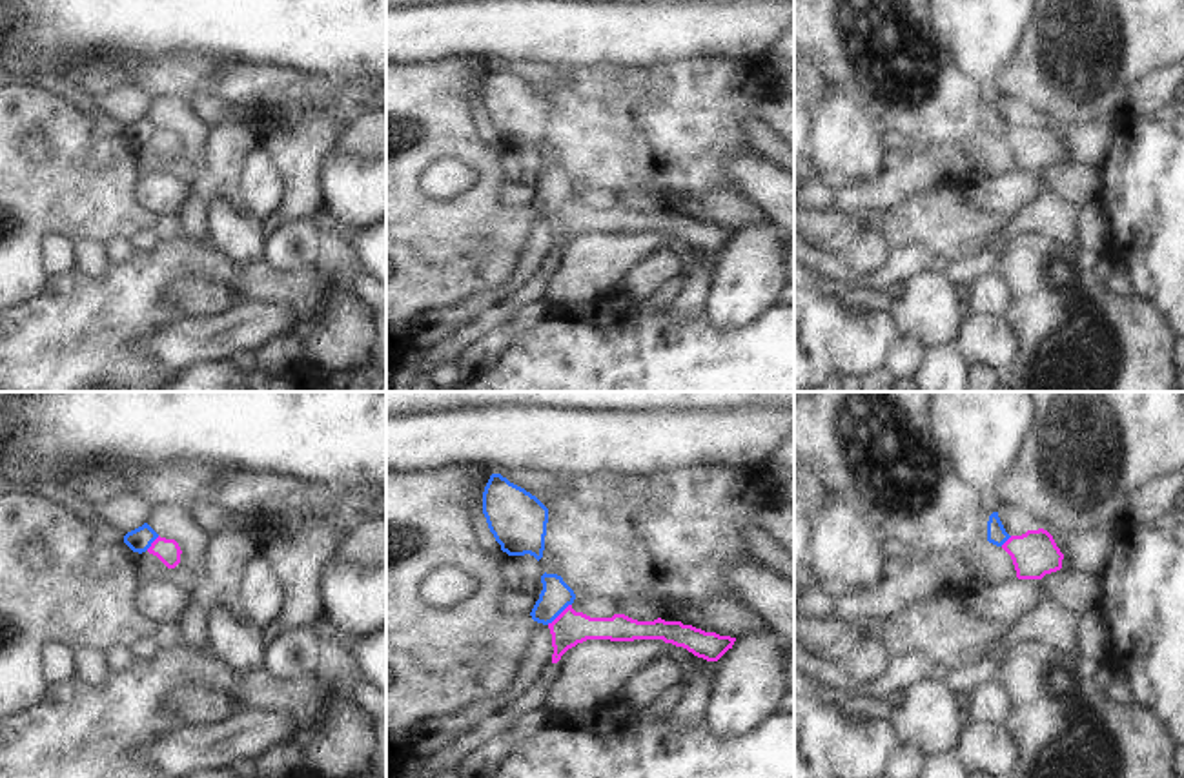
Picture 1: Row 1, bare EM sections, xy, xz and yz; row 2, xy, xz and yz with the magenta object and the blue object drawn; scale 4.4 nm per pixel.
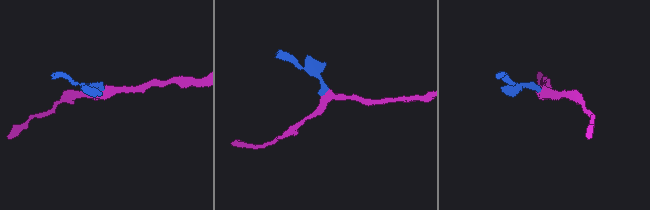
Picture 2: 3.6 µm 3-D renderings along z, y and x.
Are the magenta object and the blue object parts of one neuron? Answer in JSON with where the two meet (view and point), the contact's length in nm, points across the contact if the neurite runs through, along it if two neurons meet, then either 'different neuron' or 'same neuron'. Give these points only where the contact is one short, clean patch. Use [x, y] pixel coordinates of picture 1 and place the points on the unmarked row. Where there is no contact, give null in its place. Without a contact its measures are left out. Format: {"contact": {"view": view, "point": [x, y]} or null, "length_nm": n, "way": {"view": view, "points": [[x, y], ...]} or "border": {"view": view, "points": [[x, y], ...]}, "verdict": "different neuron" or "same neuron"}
{"contact": {"view": "xz", "point": [560, 206]}, "length_nm": 140, "border": {"view": "xz", "points": [[571, 195], [547, 215]]}, "verdict": "different neuron"}

